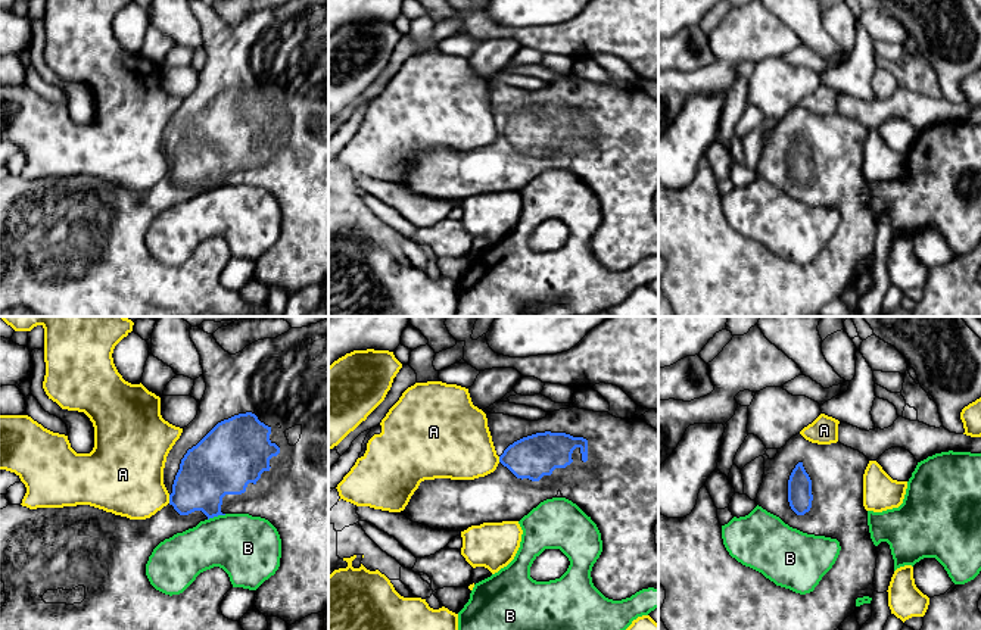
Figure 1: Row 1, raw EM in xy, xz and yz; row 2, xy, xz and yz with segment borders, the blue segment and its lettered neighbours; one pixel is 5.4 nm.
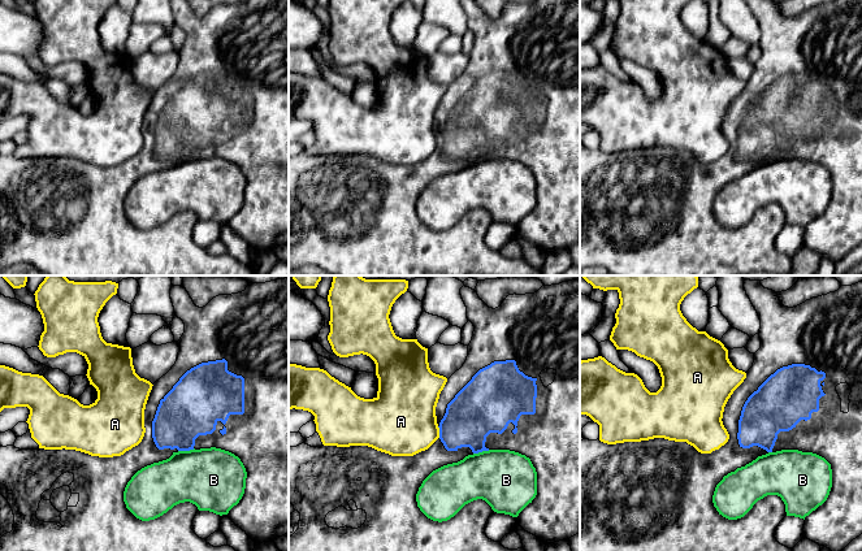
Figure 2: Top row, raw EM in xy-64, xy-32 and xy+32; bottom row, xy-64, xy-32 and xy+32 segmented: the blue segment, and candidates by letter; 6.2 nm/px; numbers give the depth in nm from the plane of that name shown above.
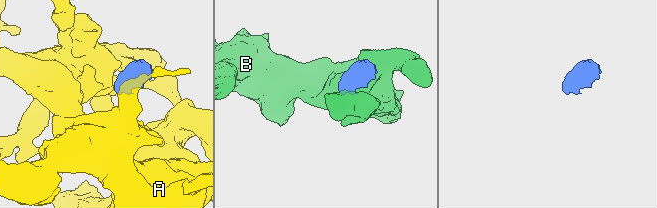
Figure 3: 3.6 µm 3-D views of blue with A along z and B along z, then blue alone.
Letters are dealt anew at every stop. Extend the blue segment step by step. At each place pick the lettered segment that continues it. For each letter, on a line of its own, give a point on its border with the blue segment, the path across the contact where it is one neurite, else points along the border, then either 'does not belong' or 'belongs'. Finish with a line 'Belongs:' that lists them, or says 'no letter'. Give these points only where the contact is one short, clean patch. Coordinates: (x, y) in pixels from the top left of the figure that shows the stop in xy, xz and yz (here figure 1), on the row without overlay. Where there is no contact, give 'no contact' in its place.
A: contact xy (170, 170); border xy (168, 165), (170, 172); does not belong
B: contact xy (217, 186); border xy (226, 184), (218, 184), (208, 190); does not belong
Belongs: no letter

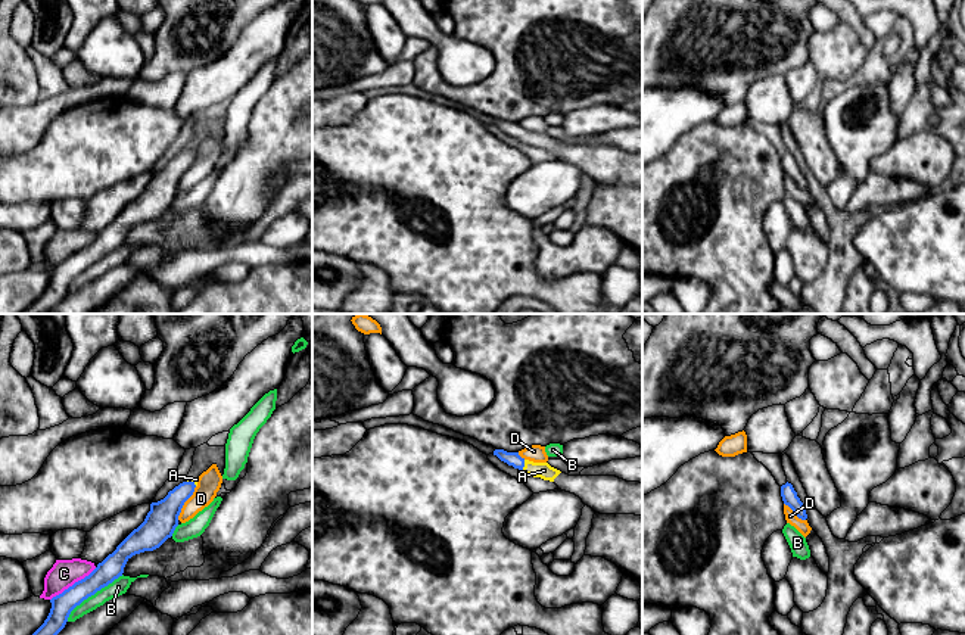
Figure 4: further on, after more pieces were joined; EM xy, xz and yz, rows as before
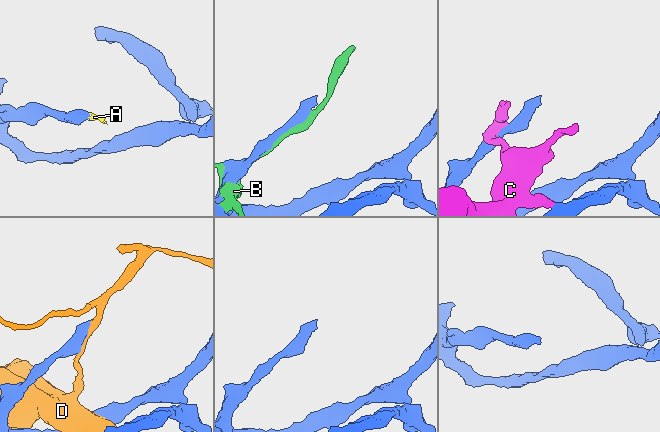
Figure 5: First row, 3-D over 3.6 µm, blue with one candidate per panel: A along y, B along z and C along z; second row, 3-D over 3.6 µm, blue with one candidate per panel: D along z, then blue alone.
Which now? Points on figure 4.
A: contact xz (523, 136); way xz (511, 128), (523, 136), (544, 140); belongs
B: contact xy (92, 264); does not belong
C: contact xy (74, 254); does not belong
D: contact xy (184, 171); does not belong
Belongs: A

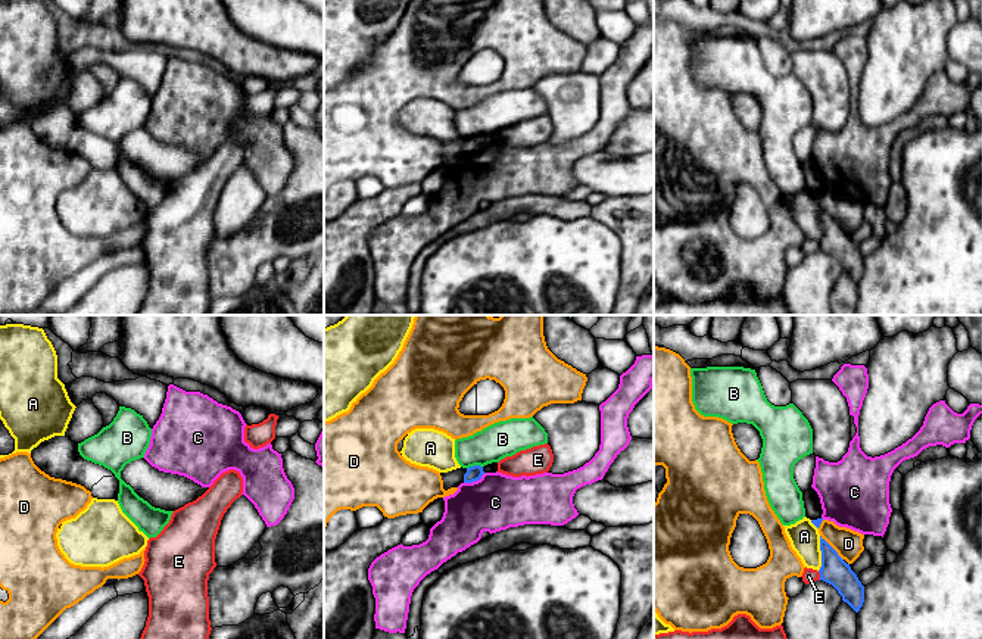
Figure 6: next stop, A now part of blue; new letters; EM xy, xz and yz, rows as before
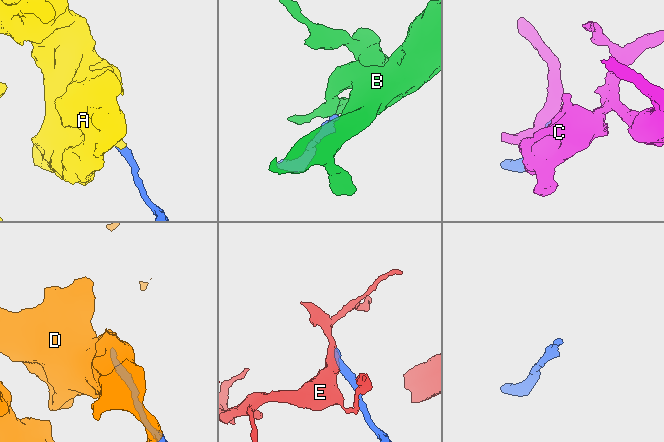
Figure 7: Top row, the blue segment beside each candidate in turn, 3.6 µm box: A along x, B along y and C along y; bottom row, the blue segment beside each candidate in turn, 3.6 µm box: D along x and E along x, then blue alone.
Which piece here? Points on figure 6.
A: contact yz (822, 224); border yz (820, 206), (820, 237), (817, 240); does not belong
B: contact xz (474, 136); border xz (482, 136), (470, 136), (467, 139); does not belong
C: contact xz (474, 150); border xz (485, 143), (479, 149), (464, 153); does not belong
D: contact yz (832, 218); does not belong
E: contact yz (820, 246); does not belong
Belongs: no letter

